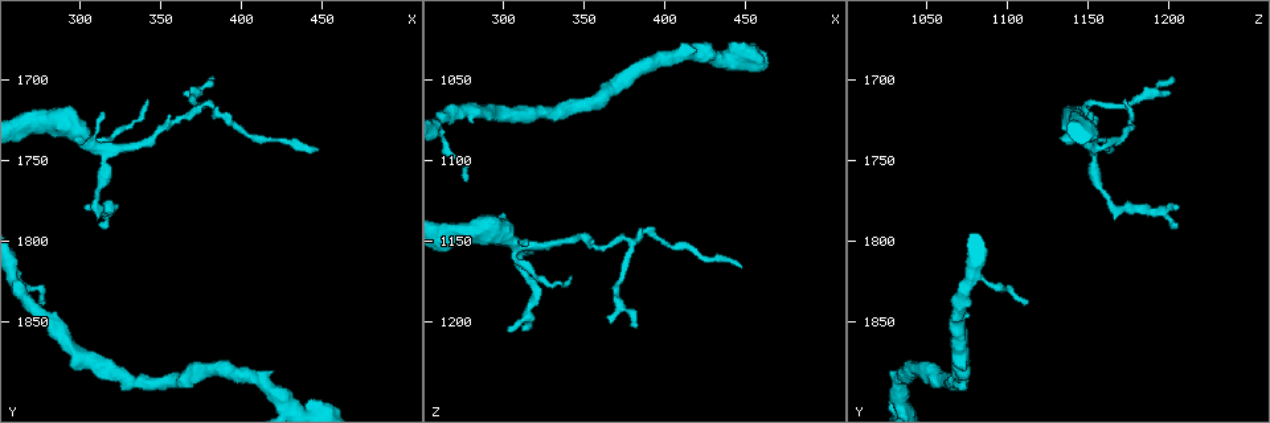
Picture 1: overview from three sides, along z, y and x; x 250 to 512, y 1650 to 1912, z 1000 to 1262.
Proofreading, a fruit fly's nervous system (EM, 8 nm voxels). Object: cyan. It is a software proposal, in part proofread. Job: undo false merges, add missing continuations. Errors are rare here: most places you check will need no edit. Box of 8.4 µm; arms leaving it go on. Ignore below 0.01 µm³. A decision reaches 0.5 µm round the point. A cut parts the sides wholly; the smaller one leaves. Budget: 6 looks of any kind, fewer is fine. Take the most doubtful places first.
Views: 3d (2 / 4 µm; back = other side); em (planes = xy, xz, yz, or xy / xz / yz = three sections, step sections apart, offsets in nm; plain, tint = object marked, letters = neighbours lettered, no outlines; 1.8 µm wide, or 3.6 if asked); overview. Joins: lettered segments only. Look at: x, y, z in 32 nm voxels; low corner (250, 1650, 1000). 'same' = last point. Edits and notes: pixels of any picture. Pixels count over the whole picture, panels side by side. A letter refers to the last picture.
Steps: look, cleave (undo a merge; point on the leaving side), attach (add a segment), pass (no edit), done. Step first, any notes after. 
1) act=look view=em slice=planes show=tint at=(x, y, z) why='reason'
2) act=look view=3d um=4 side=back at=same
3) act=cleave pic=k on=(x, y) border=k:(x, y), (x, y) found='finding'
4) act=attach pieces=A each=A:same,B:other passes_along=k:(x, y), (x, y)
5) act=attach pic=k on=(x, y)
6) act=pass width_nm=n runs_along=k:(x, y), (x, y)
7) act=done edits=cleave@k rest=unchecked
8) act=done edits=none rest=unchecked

act=look view=em slice=planes show=letters at=(374, 1718, 1148) why='sharp bend'

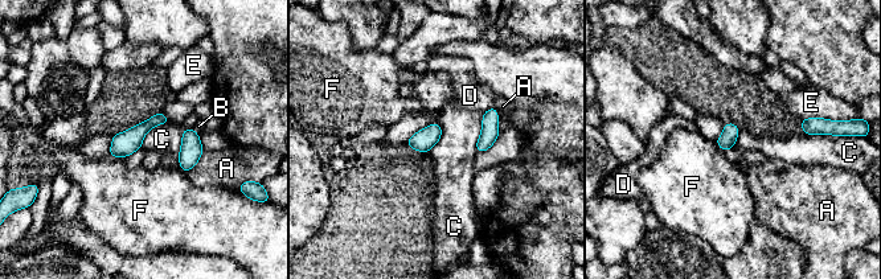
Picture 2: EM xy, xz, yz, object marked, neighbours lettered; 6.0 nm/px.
act=pass each=A:other,B:other,C:other,D:other,E:other,F:other border=2:(169, 120), (154, 126), (140, 147) found='one neuron here'

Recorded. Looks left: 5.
act=look view=em slice=yz step=4 show=letters at=(380, 1698, 1202) why='thin end'

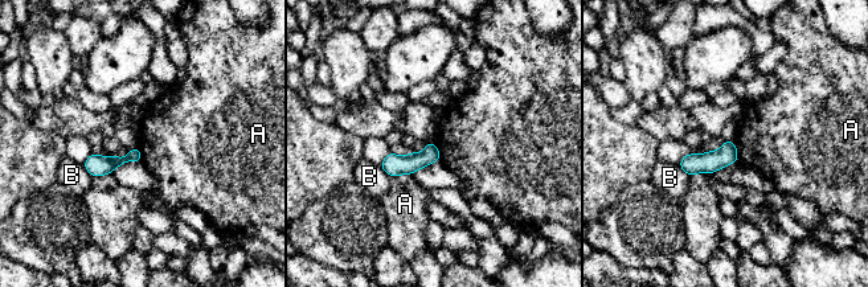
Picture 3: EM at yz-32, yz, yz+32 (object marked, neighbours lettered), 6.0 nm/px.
act=pass width_nm=80 each=A:other,B:other border=3:(111, 172), (93, 177) found='none of them fits'

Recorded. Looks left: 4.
act=look view=3d um=4 at=(446, 1742, 1166) why='tapers out'

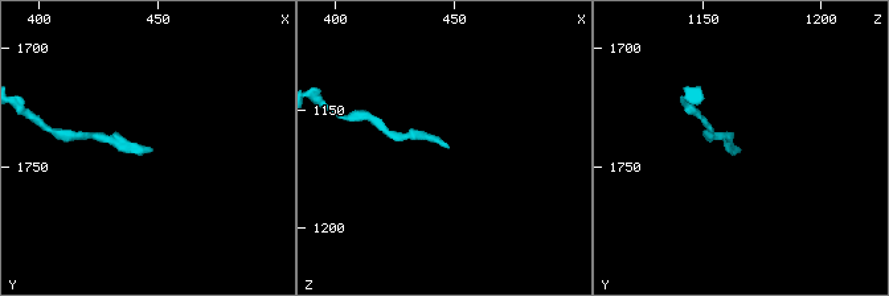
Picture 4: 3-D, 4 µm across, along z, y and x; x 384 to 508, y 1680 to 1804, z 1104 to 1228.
act=look view=em slice=planes show=letters at=(447, 1743, 1165) why='need the tissue'

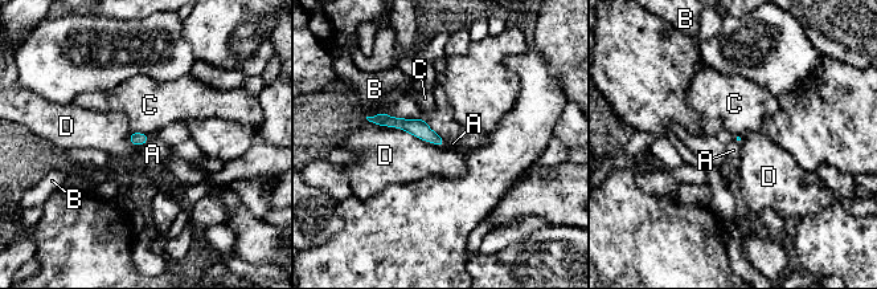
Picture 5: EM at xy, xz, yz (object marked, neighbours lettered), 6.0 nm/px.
act=pass each=A:other,B:other,C:other,D:other border=5:(150, 139), (139, 146) found='no lettered segment goes on from it'

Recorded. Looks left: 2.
act=done edits=none rest=unchecked

